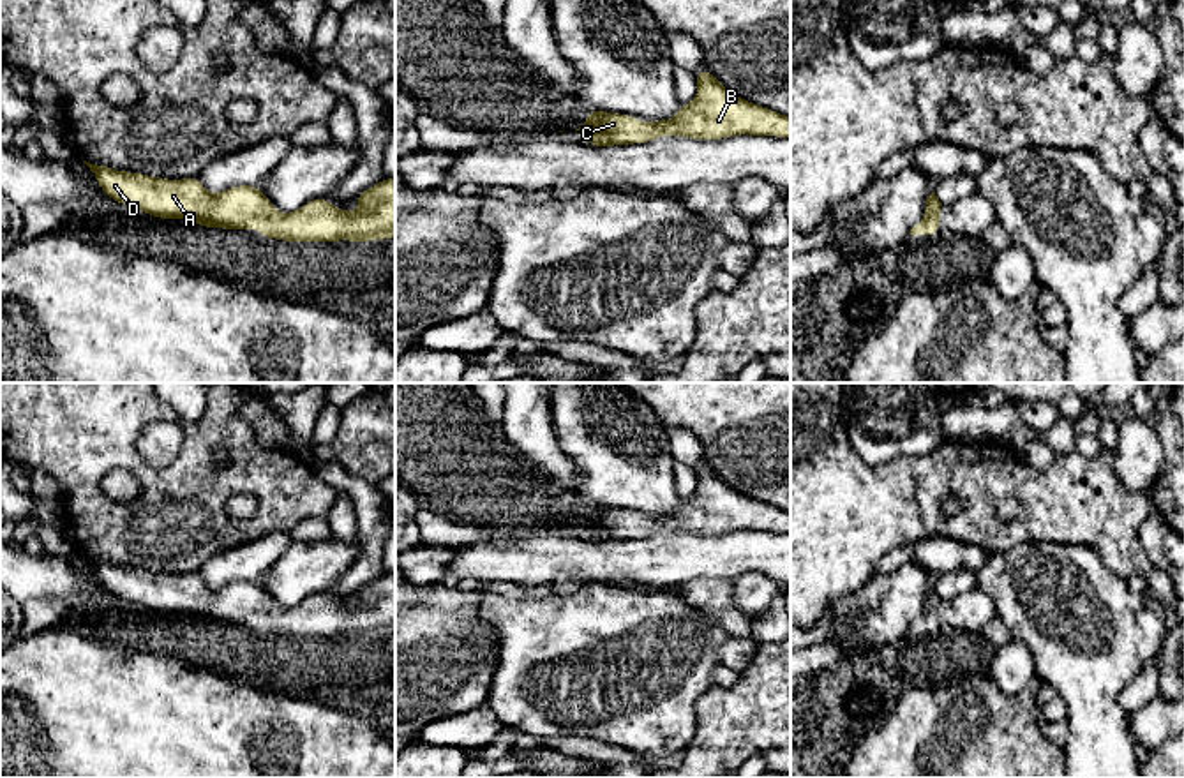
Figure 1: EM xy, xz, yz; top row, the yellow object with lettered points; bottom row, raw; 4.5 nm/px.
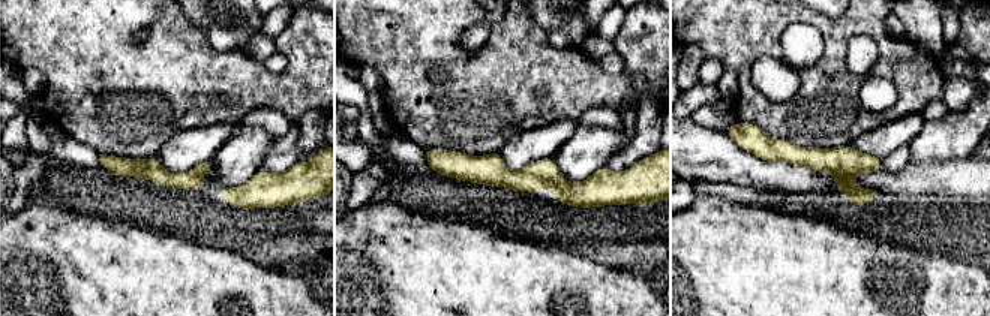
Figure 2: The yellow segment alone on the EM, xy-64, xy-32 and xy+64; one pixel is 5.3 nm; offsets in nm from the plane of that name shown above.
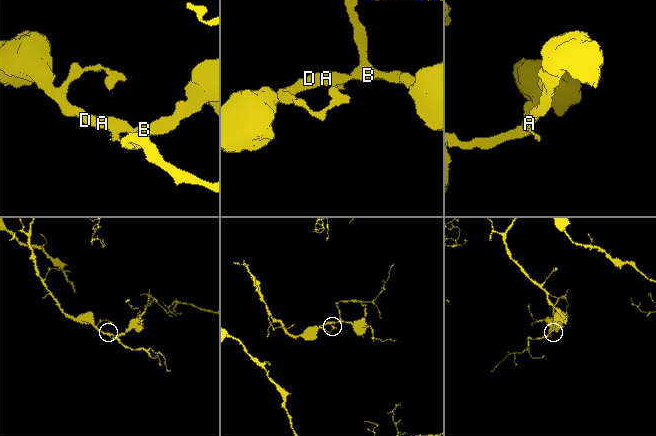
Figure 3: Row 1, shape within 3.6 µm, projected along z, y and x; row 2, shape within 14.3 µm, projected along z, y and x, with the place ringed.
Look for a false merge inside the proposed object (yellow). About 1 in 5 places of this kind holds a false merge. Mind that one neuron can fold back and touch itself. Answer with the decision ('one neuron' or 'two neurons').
one neuron

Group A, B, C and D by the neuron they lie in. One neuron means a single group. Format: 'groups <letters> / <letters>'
groups A B C D

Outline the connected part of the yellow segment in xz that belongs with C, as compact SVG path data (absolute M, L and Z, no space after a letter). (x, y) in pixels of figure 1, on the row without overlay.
M701 464L693 471L697 476L695 496L681 499L676 513L642 519L632 510L591 505L575 526L586 529L589 542L649 538L660 531L702 536L741 529L791 533L791 512L738 492L711 466Z

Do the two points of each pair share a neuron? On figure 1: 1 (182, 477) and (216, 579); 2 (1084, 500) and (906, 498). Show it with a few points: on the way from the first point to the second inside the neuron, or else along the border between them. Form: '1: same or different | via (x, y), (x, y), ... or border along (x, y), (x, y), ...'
1: different | border along (249, 542), (216, 553), (198, 570)
2: same | via (1040, 491), (1019, 480), (950, 480)

